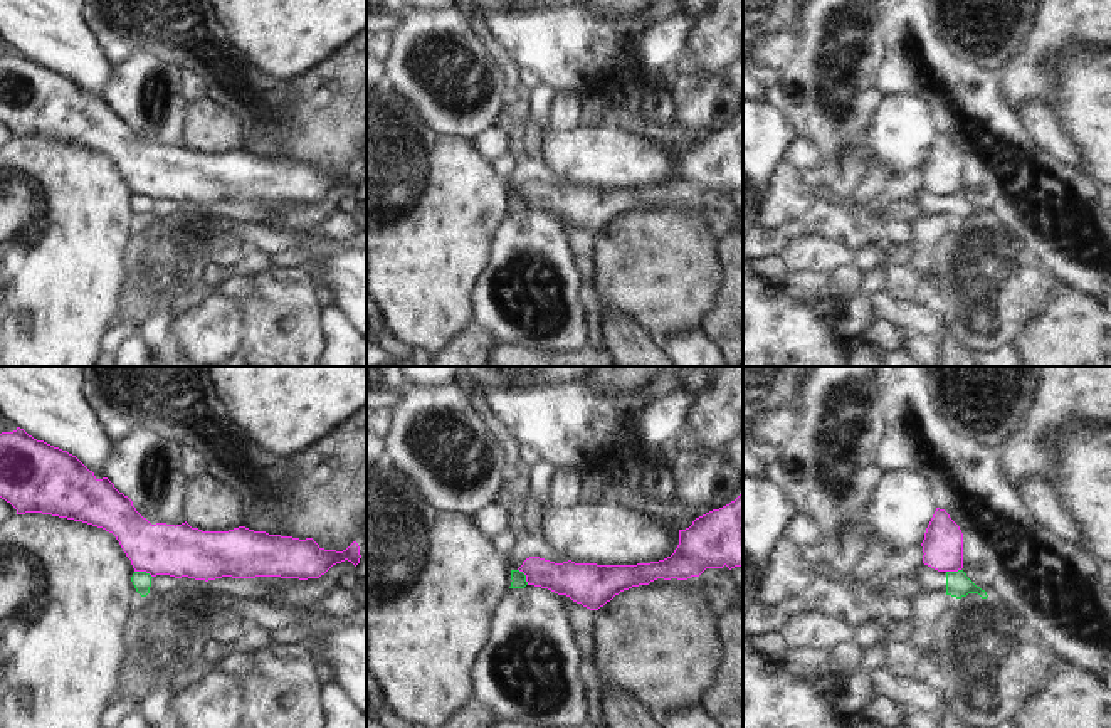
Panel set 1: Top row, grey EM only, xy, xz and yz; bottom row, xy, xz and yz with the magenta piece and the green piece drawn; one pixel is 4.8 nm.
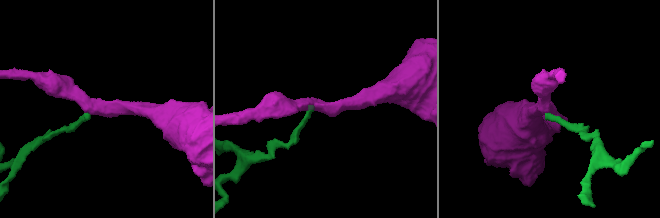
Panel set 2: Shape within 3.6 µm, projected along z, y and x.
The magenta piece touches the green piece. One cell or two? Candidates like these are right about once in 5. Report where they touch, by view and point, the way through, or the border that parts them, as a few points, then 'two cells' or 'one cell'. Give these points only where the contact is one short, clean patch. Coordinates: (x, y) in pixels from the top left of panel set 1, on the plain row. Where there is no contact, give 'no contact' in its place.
xy (143, 194) | along xy (135, 194), (145, 194), (152, 200) | two cells

